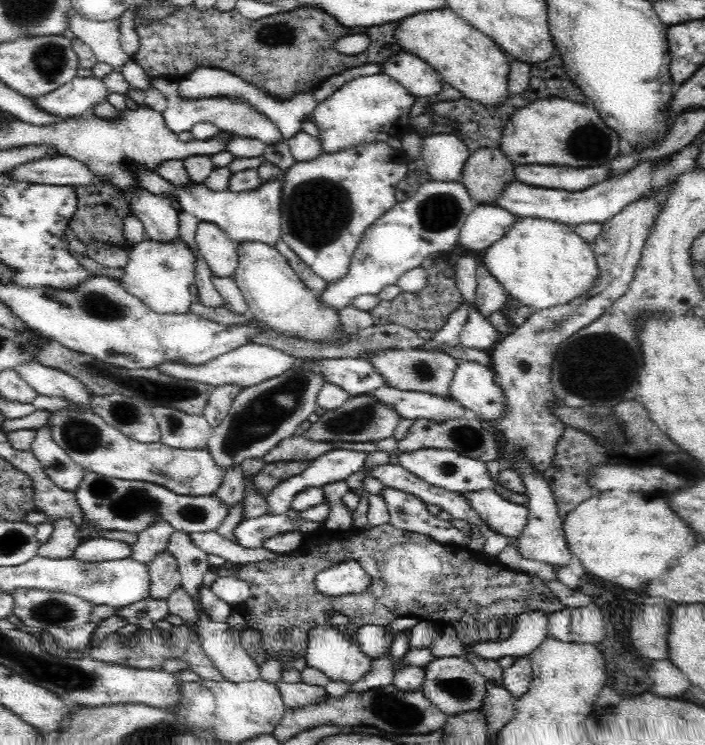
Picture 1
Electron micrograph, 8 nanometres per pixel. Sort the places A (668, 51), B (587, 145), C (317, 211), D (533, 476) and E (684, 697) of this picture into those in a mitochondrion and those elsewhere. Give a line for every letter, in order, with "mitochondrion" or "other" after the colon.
A: other
B: mitochondrion
C: mitochondrion
D: other
E: other

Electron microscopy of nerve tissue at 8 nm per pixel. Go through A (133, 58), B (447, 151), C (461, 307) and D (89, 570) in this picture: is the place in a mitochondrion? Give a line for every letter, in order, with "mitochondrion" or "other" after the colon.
A: other
B: other
C: other
D: mitochondrion

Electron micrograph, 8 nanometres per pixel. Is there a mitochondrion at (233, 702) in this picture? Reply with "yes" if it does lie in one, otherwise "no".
no

